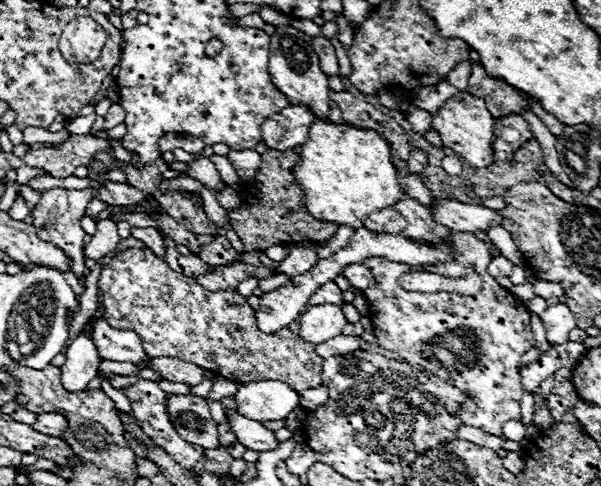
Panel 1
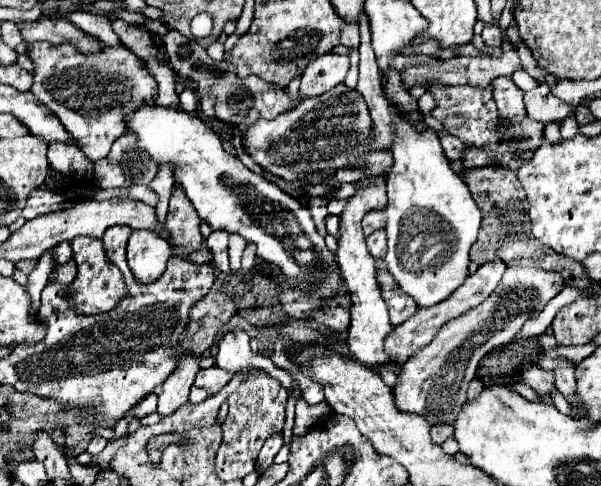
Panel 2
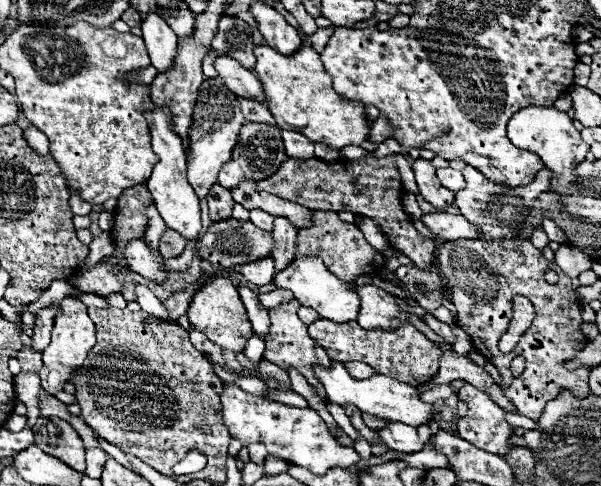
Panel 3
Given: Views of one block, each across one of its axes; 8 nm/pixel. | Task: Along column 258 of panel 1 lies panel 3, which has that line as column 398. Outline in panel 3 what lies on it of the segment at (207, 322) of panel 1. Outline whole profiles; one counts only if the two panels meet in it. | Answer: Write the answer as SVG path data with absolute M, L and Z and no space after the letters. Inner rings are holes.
M316 320L314 324L308 326L308 334L316 344L320 344L330 360L360 360L368 364L376 374L390 376L394 380L402 380L404 384L420 386L428 380L434 378L438 372L438 360L440 360L440 348L430 342L422 332L418 332L412 324L406 324L394 332L384 332L384 330L362 330L356 322L350 324L334 324L330 320Z

